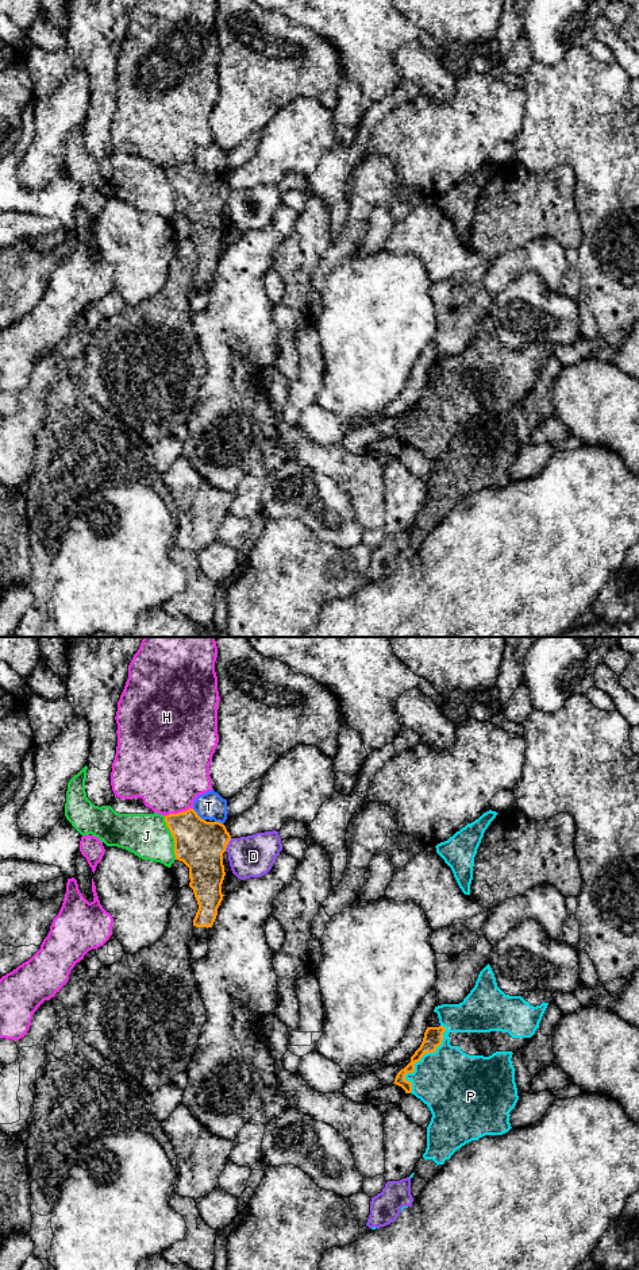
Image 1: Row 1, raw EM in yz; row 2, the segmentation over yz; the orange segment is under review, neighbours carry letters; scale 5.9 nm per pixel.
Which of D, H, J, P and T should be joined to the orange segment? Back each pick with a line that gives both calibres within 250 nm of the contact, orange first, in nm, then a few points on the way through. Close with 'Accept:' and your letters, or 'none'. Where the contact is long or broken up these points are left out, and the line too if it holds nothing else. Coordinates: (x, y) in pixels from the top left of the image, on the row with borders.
Accept: none

